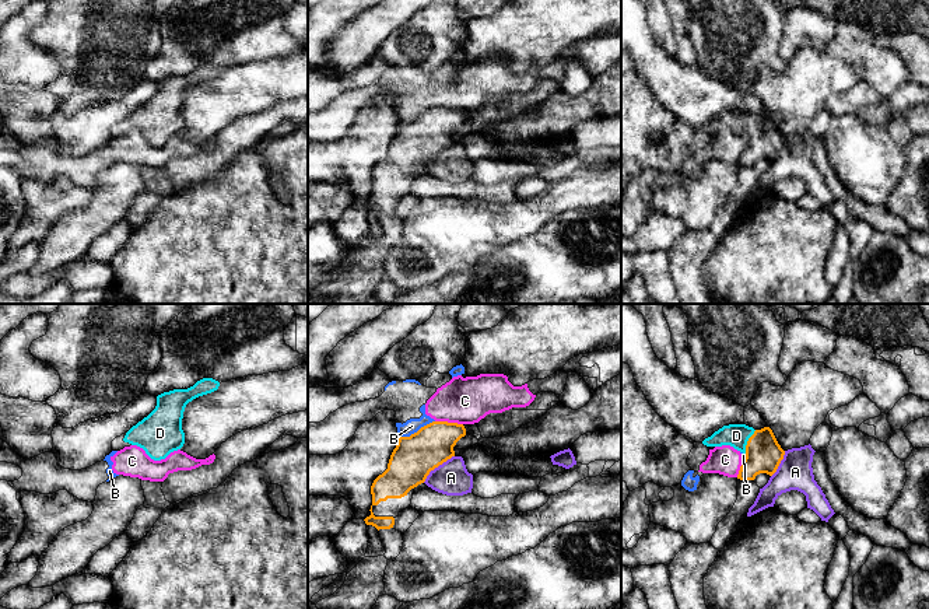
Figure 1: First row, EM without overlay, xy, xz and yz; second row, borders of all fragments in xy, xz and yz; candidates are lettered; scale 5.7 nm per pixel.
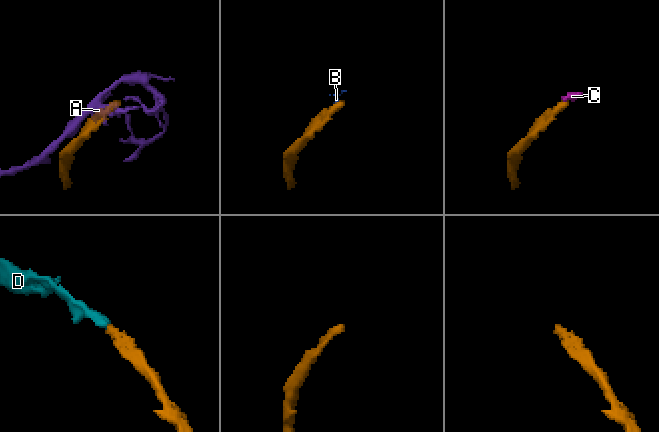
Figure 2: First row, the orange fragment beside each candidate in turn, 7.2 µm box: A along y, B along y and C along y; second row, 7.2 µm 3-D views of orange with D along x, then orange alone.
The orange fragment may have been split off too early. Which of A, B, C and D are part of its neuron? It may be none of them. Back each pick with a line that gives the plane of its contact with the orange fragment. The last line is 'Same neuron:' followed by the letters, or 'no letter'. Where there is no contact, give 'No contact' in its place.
D: Touches orange in yz
Same neuron: D

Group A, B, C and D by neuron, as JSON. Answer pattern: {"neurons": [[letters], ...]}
{"neurons": [["A"], ["B", "C"], ["D"]]}

